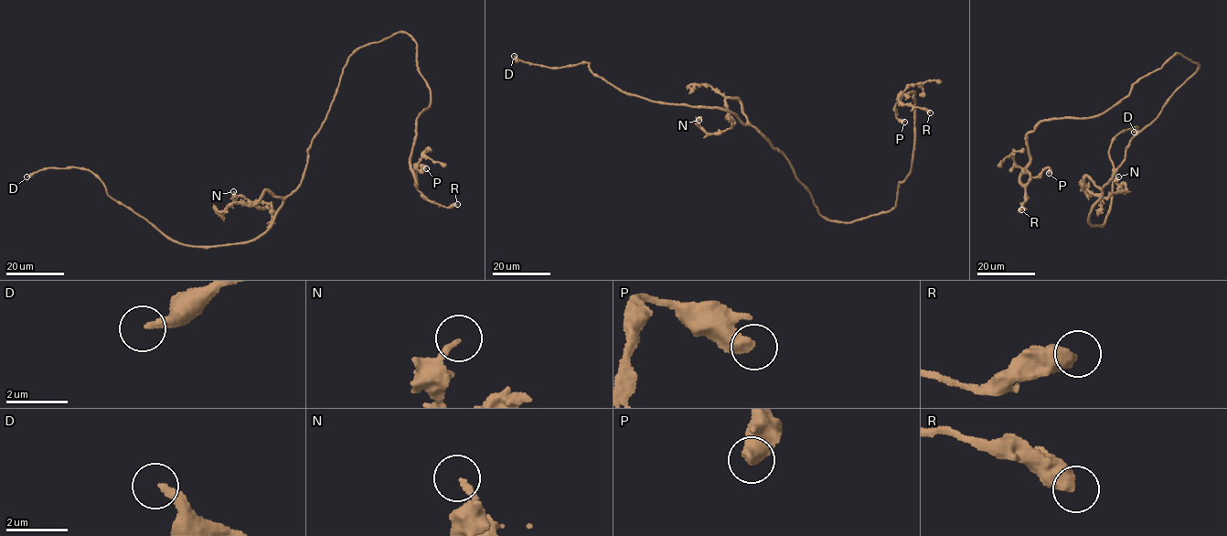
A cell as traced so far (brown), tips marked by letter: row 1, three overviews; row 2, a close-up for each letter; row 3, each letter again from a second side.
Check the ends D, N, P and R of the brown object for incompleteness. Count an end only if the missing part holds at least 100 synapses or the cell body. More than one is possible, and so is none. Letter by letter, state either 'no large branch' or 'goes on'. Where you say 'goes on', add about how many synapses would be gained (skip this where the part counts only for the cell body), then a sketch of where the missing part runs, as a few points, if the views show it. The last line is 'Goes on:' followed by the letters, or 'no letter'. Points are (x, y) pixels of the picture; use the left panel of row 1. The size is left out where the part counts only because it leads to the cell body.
D: no large branch
N: no large branch
P: no large branch
R: no large branch
Goes on: no letter

